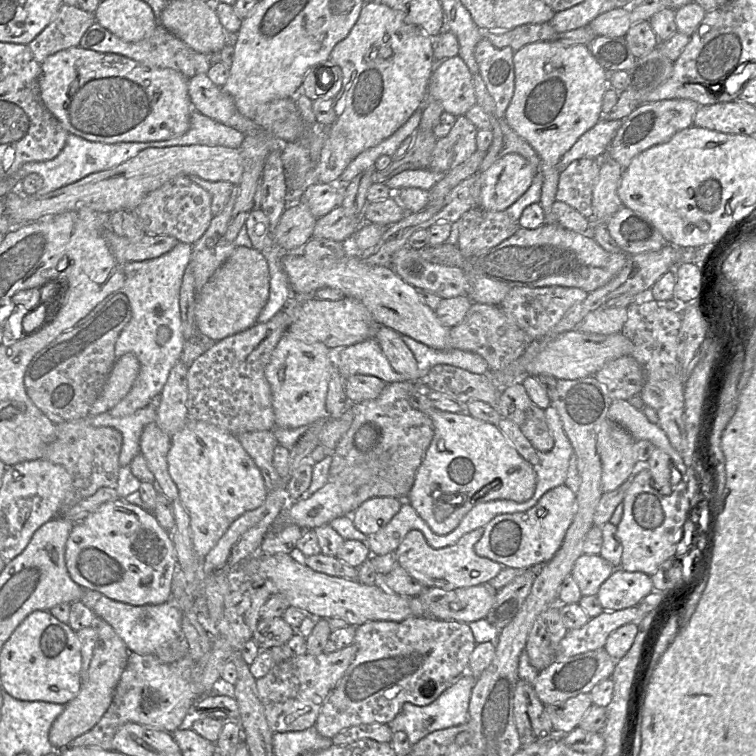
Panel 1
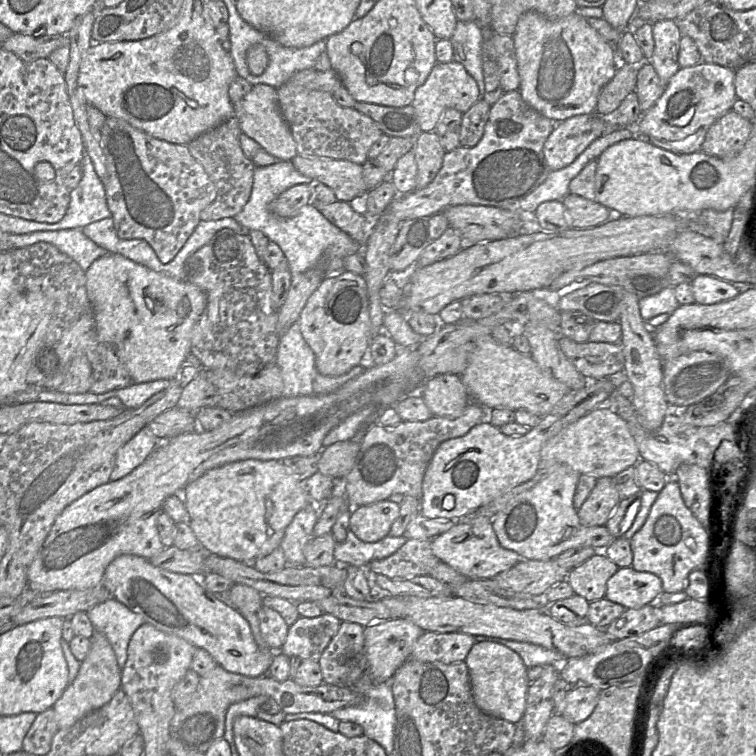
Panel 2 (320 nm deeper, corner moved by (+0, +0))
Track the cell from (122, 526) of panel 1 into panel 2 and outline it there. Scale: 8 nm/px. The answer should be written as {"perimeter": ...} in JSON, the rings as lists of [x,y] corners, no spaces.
{"perimeter":[[[124,554],[116,557],[107,566],[102,584],[110,592],[111,598],[141,615],[147,624],[153,625],[164,633],[183,638],[198,649],[206,650],[227,672],[251,678],[268,675],[275,651],[270,648],[261,649],[255,642],[245,617],[235,608],[226,605],[220,596],[208,592],[197,577],[167,571],[154,566],[143,557]]]}

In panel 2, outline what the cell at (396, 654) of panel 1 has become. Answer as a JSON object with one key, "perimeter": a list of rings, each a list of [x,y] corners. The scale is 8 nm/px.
{"perimeter":[[[424,632],[415,642],[409,659],[444,664],[461,662],[474,644],[475,636],[470,634]]]}

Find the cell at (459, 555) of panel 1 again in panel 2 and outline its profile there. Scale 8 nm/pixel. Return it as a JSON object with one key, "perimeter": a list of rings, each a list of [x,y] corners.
{"perimeter":[[[469,516],[467,519],[456,521],[451,529],[431,540],[431,547],[441,562],[468,579],[493,579],[522,560],[517,552],[500,544],[493,529],[492,519],[484,516]]]}

